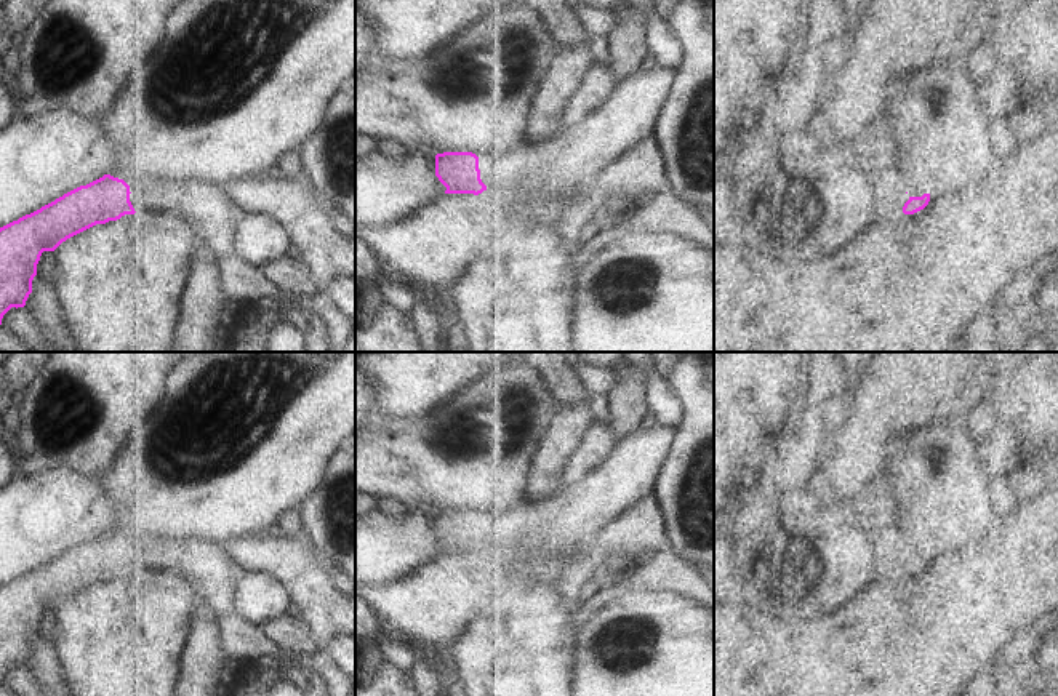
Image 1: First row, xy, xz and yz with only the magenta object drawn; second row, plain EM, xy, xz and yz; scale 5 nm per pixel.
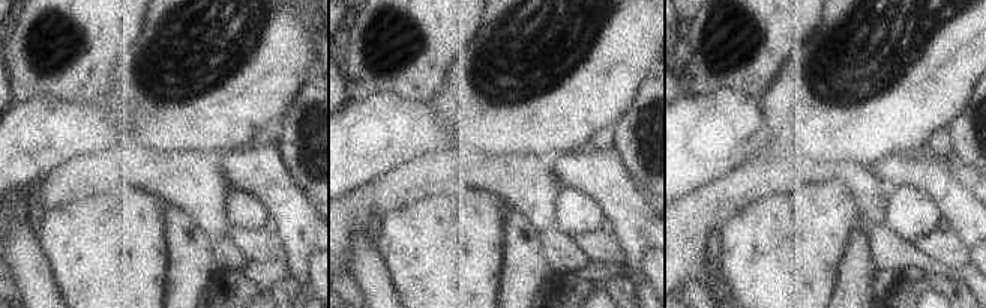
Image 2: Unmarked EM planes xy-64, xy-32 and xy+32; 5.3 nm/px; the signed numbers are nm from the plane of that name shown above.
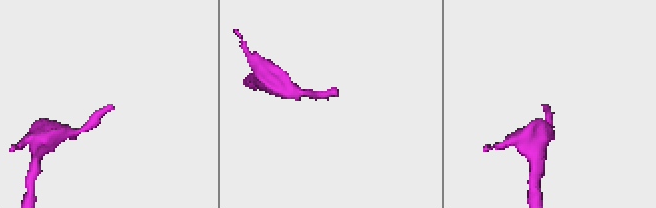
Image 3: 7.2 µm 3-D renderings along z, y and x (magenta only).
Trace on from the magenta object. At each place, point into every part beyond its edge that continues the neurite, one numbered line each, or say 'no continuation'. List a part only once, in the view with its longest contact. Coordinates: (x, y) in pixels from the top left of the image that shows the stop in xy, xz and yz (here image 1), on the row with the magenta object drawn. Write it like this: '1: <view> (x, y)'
1: yz (892, 186).

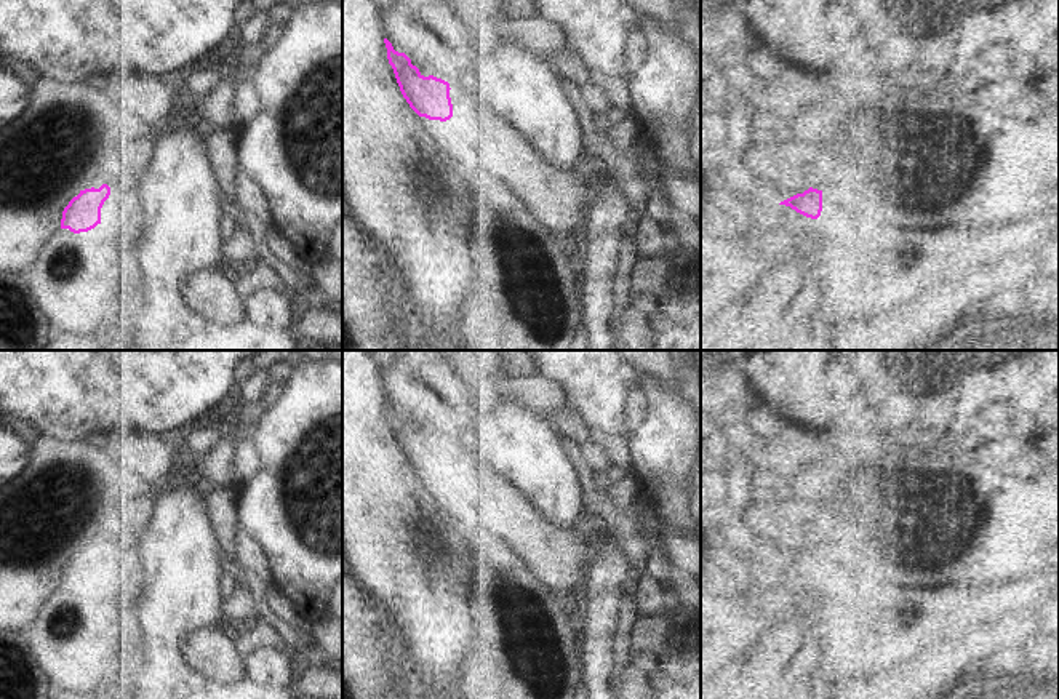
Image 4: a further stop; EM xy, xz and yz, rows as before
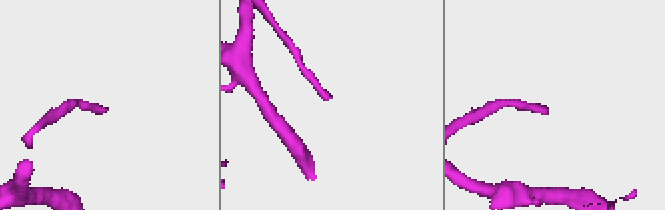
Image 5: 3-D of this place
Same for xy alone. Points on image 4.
1: xy (122, 213).

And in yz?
1: yz (848, 215).

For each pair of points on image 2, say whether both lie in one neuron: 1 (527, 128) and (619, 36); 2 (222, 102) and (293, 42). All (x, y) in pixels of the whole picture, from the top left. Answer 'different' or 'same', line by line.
1: same
2: same

